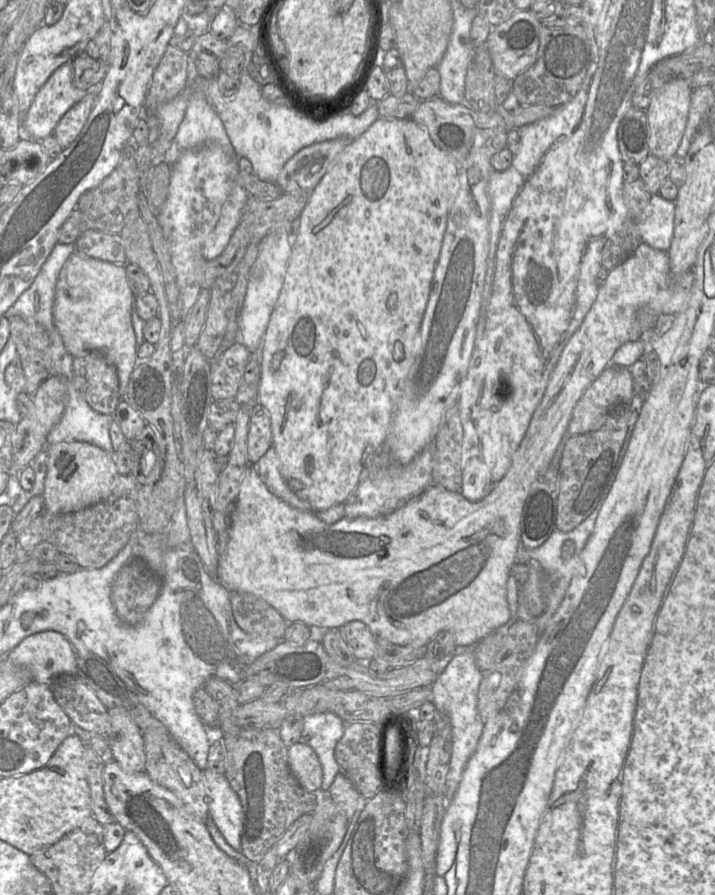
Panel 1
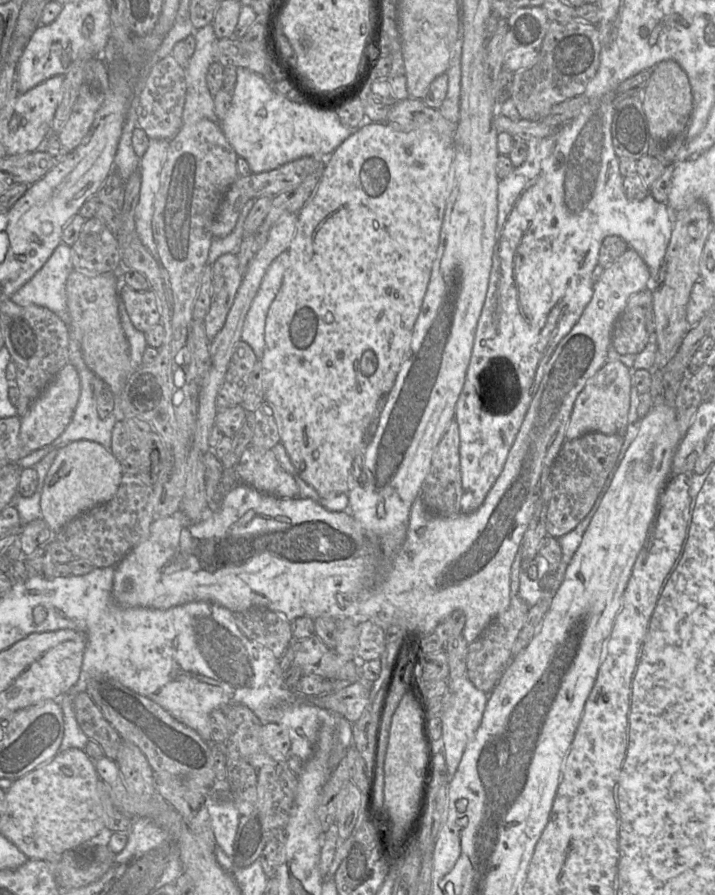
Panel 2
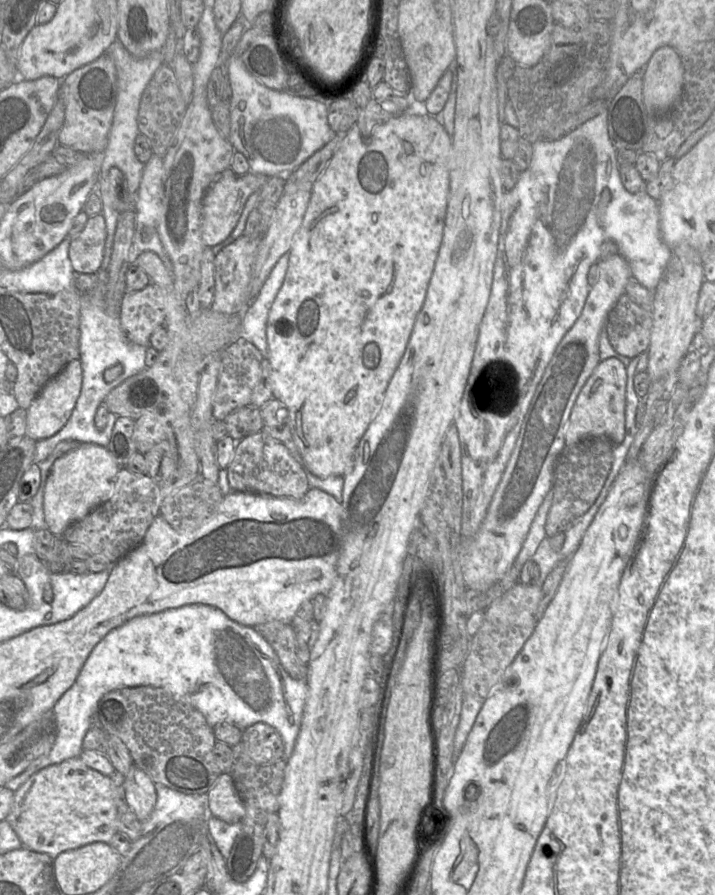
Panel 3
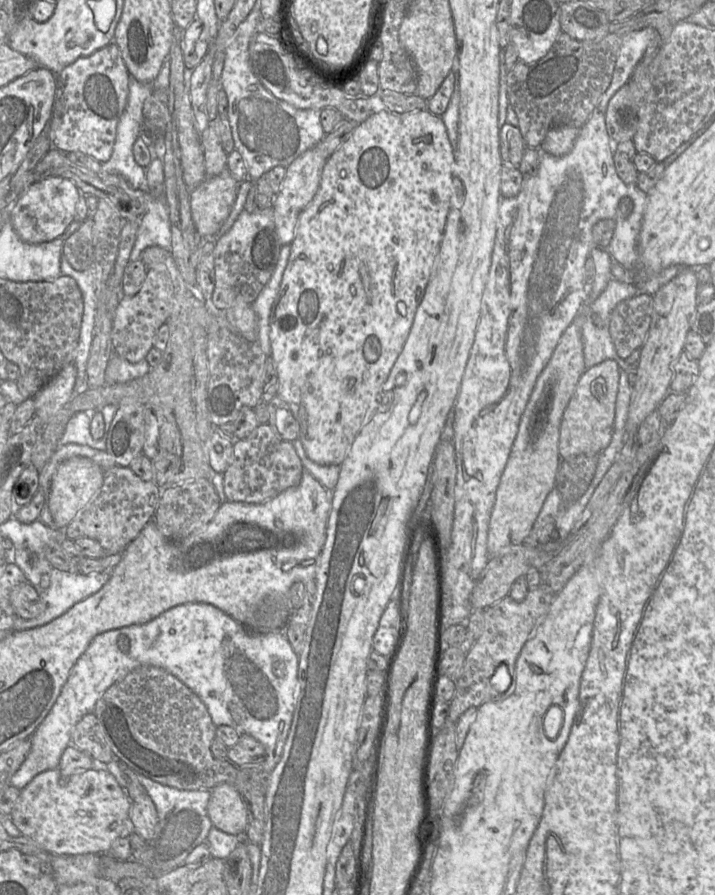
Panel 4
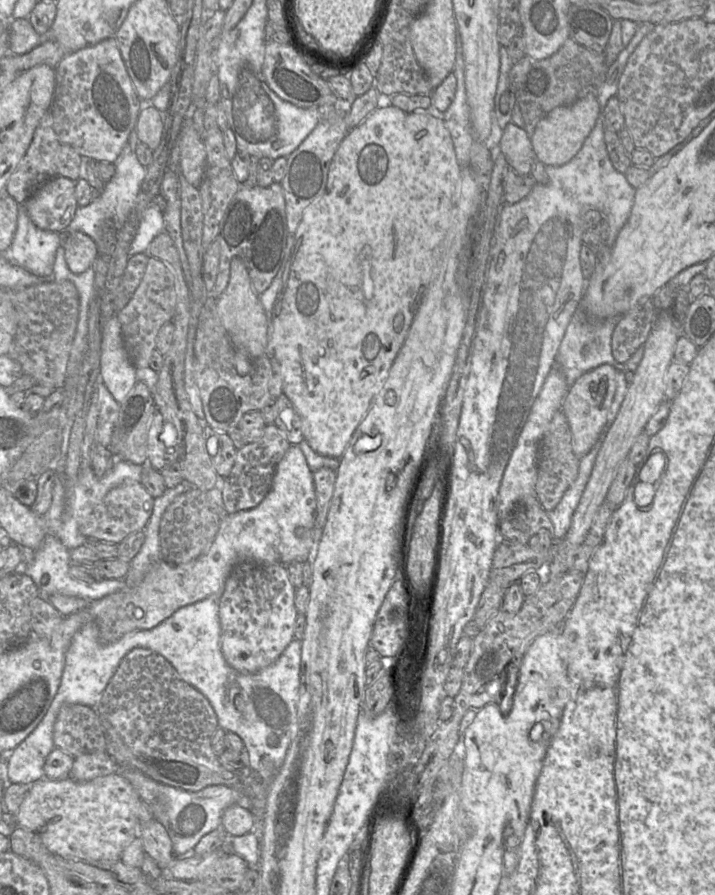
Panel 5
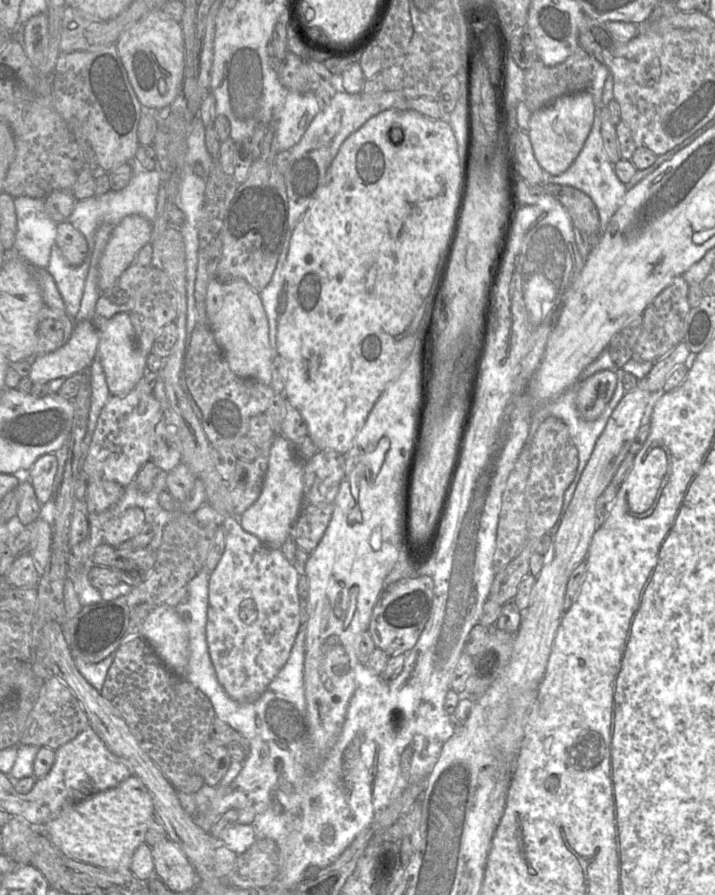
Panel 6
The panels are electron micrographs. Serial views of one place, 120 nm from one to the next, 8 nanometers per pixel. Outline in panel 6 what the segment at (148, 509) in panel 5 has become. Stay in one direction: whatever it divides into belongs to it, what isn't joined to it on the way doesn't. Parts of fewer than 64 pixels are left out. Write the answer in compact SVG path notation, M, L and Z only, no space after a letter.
M129 508L105 524L103 543L118 547L138 534L145 523L145 512L141 508Z

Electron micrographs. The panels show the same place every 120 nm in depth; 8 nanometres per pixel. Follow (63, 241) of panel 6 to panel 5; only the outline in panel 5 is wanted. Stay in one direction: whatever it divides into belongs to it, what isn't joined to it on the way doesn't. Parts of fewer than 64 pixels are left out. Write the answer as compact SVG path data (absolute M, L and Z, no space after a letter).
M68 232L62 244L69 269L80 274L92 266L99 256L95 241L83 232Z

